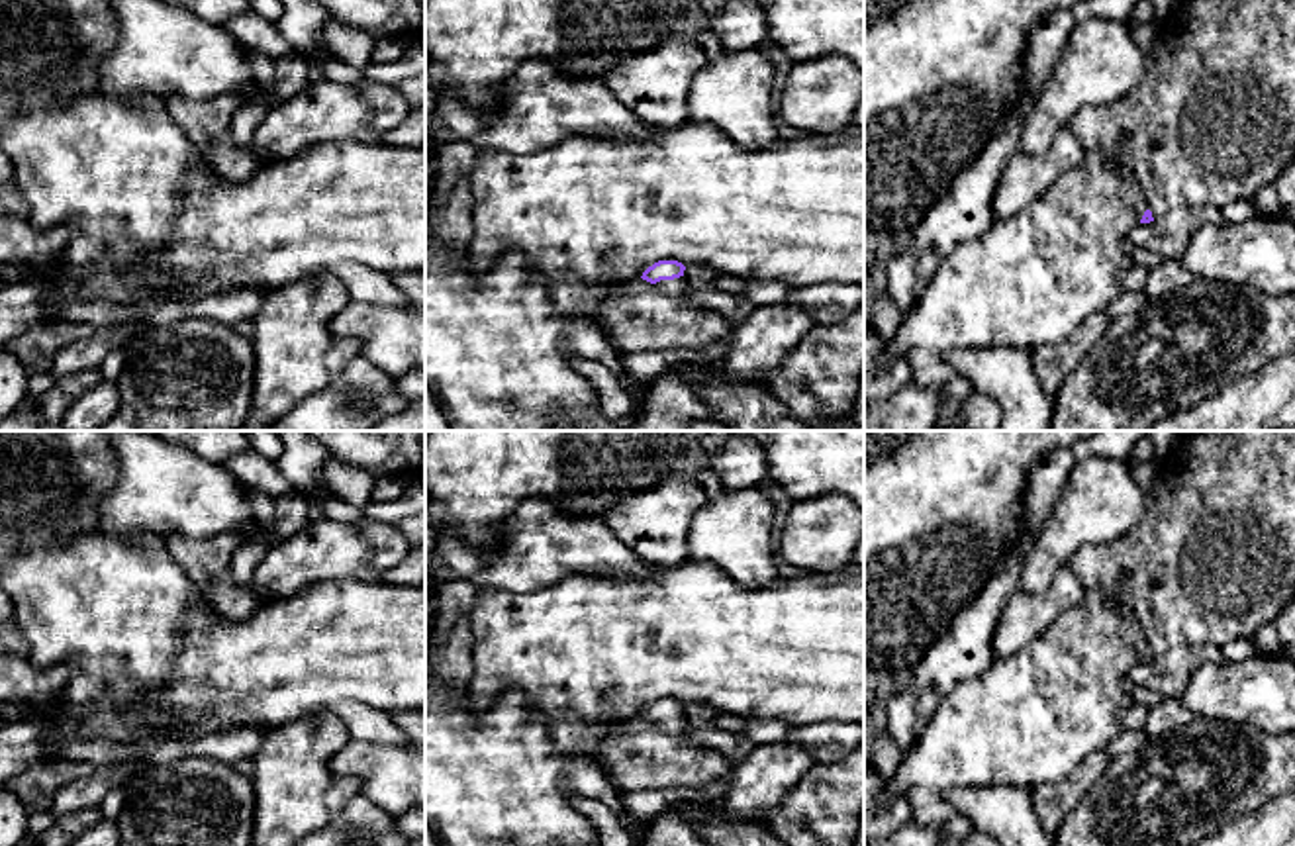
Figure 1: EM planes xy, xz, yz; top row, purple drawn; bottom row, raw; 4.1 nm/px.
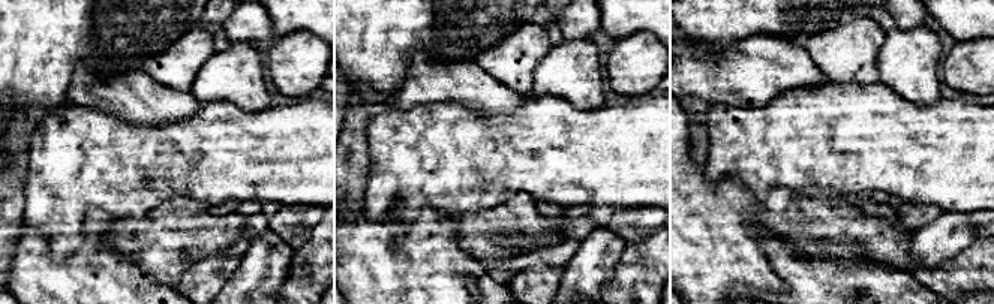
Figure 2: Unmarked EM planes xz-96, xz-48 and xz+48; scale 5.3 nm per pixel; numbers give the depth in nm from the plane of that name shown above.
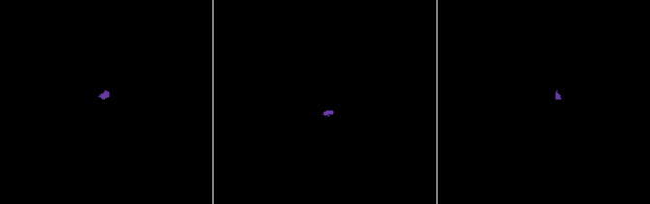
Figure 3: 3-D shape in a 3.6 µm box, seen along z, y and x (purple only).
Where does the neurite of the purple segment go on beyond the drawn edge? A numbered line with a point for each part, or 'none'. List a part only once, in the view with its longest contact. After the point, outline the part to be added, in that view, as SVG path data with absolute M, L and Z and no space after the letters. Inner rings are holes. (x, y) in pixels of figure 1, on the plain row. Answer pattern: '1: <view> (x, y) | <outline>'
1: xz (676, 727) | M684 715L674 717L674 719L660 719L656 723L650 723L639 717L627 723L627 730L660 730L660 732L680 736L680 738L690 736Z

